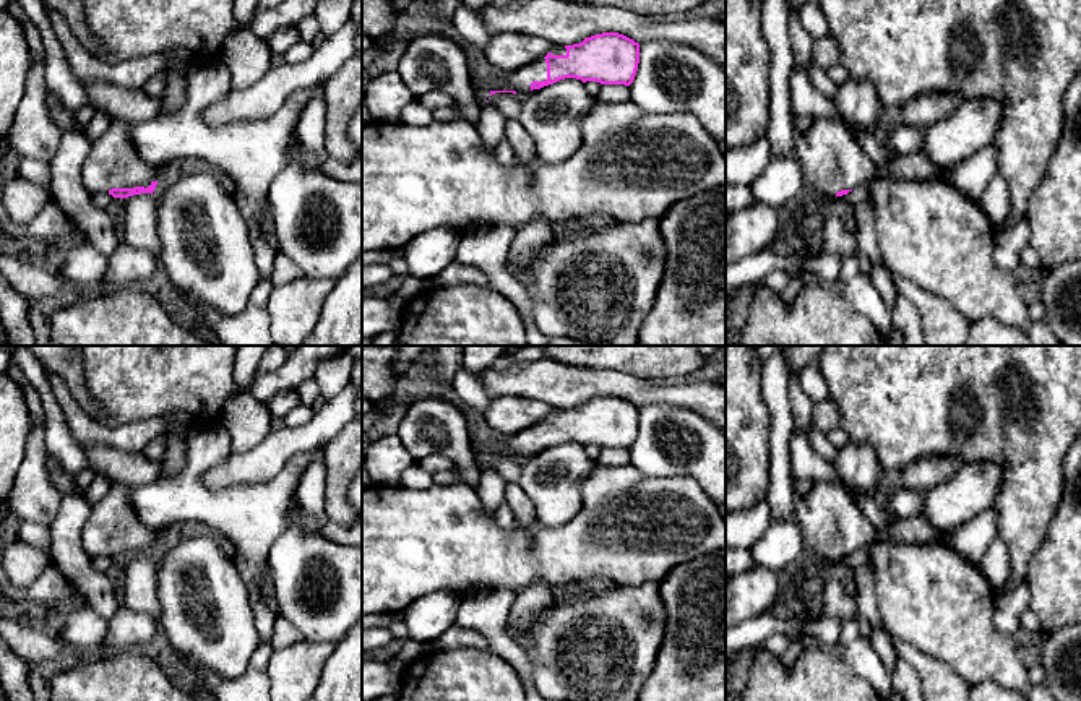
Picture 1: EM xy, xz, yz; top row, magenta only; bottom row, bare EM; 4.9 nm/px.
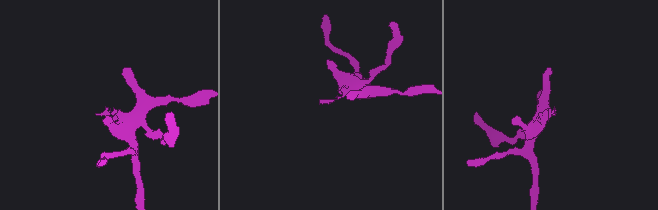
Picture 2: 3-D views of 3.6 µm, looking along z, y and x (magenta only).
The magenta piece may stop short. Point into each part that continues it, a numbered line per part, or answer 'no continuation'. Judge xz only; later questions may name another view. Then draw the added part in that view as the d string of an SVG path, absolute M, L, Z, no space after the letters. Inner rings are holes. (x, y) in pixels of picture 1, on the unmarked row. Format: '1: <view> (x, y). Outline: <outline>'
1: xz (484, 442). Outline: M545 422L511 437L497 437L489 432L479 432L474 438L474 453L489 454L531 454L532 445L547 443Z

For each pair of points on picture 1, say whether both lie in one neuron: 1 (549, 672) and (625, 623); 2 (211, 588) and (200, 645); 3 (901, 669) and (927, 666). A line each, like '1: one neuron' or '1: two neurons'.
1: one neuron
2: one neuron
3: two neurons

